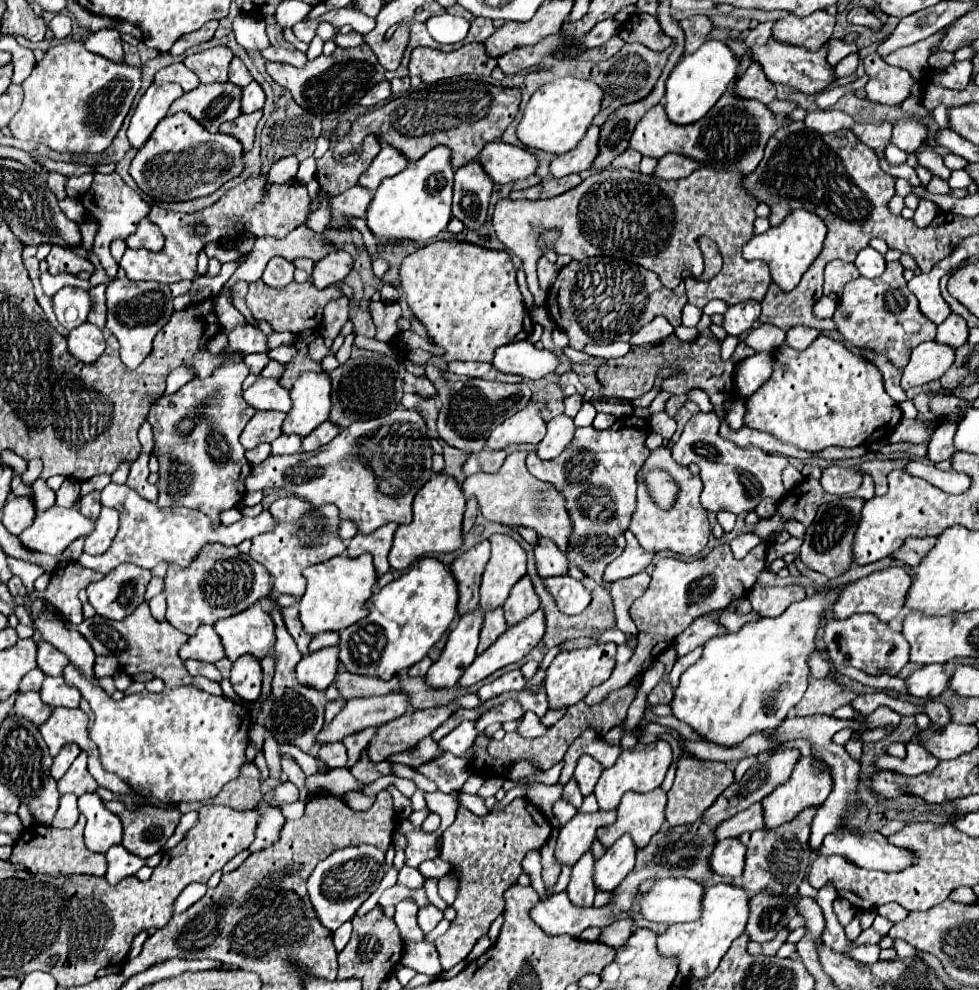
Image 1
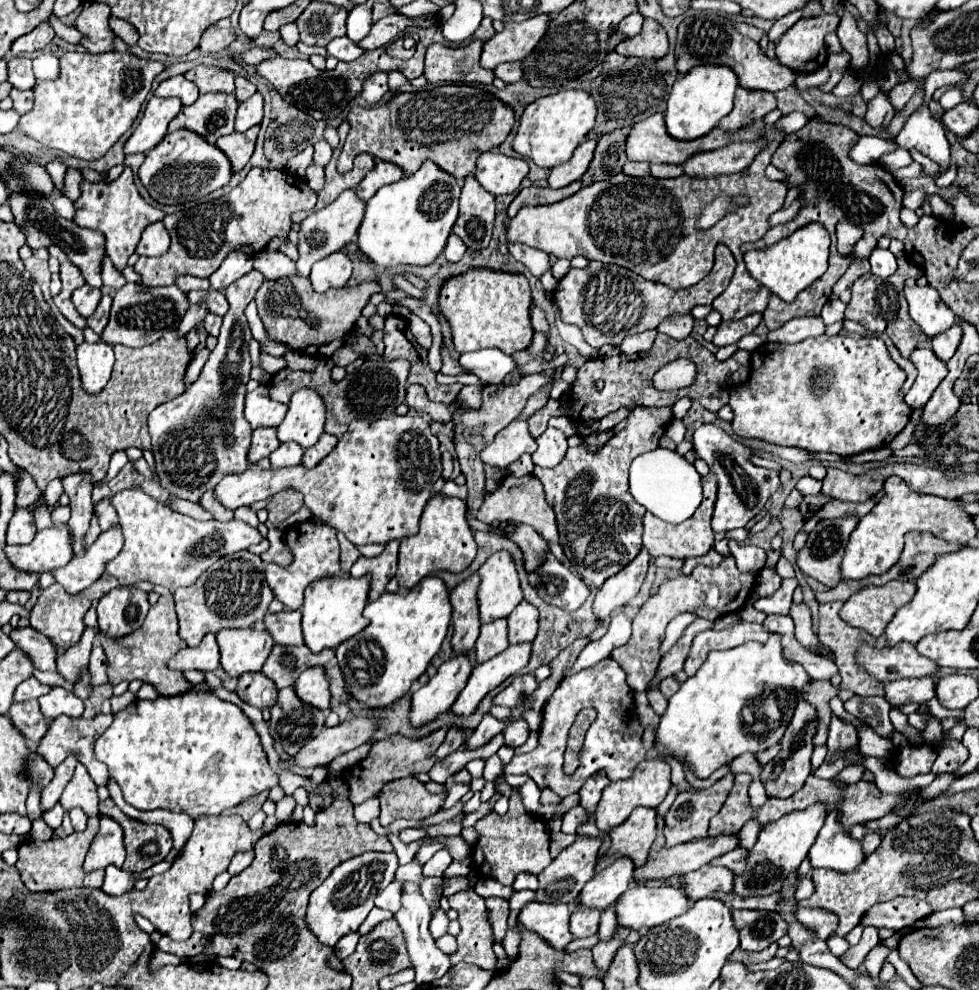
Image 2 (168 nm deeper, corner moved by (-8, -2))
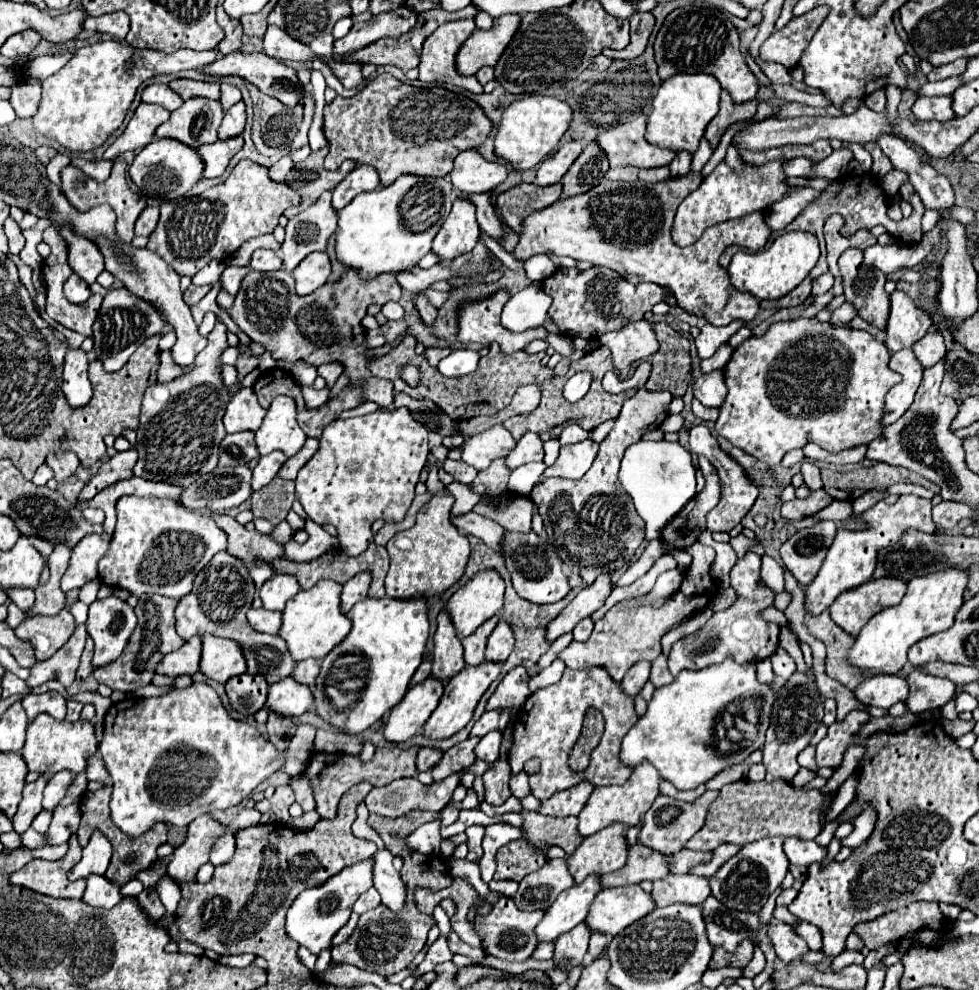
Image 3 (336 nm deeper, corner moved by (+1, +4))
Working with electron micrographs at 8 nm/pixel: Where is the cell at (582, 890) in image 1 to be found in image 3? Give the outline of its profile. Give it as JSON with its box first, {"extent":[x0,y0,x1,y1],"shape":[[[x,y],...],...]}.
{"extent":[555,923,589,967],"shape":[[[579,923],[575,929],[563,933],[563,937],[557,937],[555,941],[555,963],[567,963],[569,967],[575,967],[583,961],[583,955],[587,953],[589,945],[589,935],[587,933],[587,923]]]}

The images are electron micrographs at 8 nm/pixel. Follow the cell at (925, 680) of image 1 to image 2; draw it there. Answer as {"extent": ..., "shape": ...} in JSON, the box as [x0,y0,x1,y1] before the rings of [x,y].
{"extent":[884,679,936,707],"shape":[[[900,679],[892,681],[884,689],[884,697],[892,707],[900,707],[906,703],[926,703],[936,697],[934,679]]]}

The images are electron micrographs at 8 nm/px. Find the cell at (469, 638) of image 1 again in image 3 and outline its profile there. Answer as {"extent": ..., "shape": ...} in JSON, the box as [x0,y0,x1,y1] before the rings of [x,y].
{"extent":[385,677,443,743],"shape":[[[427,677],[423,683],[407,689],[403,701],[391,709],[385,723],[387,741],[401,743],[411,739],[435,711],[443,695],[443,683],[435,677]]]}

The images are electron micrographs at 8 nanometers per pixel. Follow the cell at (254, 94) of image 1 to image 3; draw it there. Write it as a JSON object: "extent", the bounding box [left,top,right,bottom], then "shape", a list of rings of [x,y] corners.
{"extent":[219,101,247,139],"shape":[[[239,101],[229,111],[225,111],[225,117],[219,127],[219,139],[229,139],[235,135],[241,135],[243,127],[245,127],[245,119],[247,119],[245,101]]]}

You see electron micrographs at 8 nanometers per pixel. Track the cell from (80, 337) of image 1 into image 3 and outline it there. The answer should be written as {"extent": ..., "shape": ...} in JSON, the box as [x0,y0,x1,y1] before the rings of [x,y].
{"extent":[63,349,93,407],"shape":[[[69,349],[63,363],[63,393],[71,407],[87,405],[93,387],[89,381],[89,357],[83,349]]]}

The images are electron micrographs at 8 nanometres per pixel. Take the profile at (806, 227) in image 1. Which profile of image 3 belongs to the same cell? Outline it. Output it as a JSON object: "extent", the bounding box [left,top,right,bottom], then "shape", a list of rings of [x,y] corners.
{"extent":[729,231,819,299],"shape":[[[791,231],[781,237],[777,237],[771,247],[759,253],[747,253],[737,251],[729,263],[729,277],[731,283],[741,289],[753,293],[757,299],[781,299],[791,289],[795,289],[815,267],[819,259],[819,241],[813,233],[799,233]]]}

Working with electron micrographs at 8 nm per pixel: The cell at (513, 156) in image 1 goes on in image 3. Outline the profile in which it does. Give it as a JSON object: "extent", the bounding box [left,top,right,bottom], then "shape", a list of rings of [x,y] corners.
{"extent":[451,149,507,193],"shape":[[[469,149],[469,151],[463,151],[455,157],[455,169],[451,171],[451,181],[453,181],[453,187],[459,189],[461,193],[487,193],[487,191],[493,191],[497,185],[501,185],[505,179],[507,179],[507,167],[503,163],[497,163],[497,161],[487,161],[477,149]]]}

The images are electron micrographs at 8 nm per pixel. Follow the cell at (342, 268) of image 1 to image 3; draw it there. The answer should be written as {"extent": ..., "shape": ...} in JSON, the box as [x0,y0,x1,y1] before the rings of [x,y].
{"extent":[291,253,331,295],"shape":[[[311,253],[307,259],[299,263],[299,267],[291,273],[295,279],[295,291],[299,295],[309,295],[321,285],[325,285],[327,277],[331,275],[331,261],[329,255],[323,253]]]}

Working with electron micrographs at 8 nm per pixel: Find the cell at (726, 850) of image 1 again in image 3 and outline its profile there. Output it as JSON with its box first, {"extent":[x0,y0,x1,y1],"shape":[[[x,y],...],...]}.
{"extent":[653,875,711,907],"shape":[[[667,875],[663,879],[653,881],[653,901],[657,907],[667,907],[673,903],[701,905],[707,895],[711,895],[709,877],[701,875]]]}

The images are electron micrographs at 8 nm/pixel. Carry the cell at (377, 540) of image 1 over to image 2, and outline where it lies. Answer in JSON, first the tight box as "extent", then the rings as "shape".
{"extent":[352,541,398,603],"shape":[[[392,541],[386,545],[384,553],[368,559],[360,557],[352,565],[352,577],[370,577],[370,591],[368,591],[368,603],[378,599],[384,593],[384,587],[388,581],[396,575],[396,559],[398,559],[398,541]]]}

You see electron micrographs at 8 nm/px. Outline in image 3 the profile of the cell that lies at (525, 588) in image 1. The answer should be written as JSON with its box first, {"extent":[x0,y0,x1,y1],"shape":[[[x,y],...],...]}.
{"extent":[485,619,515,661],"shape":[[[499,619],[495,631],[491,633],[489,641],[487,641],[487,651],[485,651],[485,659],[487,661],[505,661],[515,645],[515,635],[511,625],[505,619]]]}

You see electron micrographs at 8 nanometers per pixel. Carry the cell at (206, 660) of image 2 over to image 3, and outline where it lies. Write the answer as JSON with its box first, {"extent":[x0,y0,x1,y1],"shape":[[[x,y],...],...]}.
{"extent":[157,635,201,675],"shape":[[[195,635],[189,641],[185,641],[185,645],[177,651],[167,653],[167,657],[163,657],[163,661],[159,661],[157,665],[157,673],[163,675],[193,675],[199,671],[199,661],[201,661],[201,637]]]}

